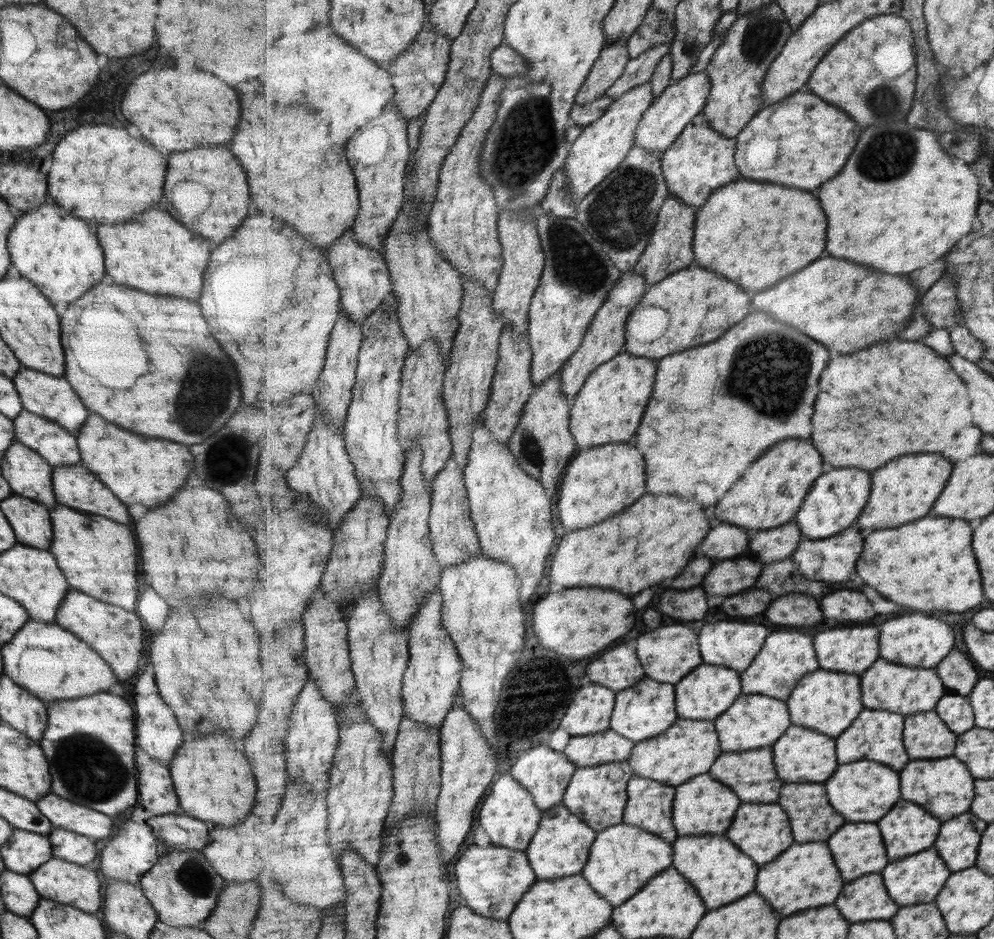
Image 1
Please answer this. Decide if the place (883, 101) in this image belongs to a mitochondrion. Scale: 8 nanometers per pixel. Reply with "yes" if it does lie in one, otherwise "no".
yes

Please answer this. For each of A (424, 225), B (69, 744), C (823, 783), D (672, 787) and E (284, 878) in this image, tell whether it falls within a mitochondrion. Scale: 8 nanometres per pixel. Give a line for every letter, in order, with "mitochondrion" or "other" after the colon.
A: other
B: mitochondrion
C: other
D: other
E: other

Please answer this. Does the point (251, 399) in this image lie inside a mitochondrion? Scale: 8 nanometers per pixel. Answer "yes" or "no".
no

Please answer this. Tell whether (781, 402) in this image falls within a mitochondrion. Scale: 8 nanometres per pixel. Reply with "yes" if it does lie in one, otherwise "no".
yes

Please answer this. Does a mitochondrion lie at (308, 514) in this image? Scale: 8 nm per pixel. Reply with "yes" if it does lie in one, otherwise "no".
yes

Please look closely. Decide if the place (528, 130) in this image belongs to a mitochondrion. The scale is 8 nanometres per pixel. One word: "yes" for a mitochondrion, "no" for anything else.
yes

